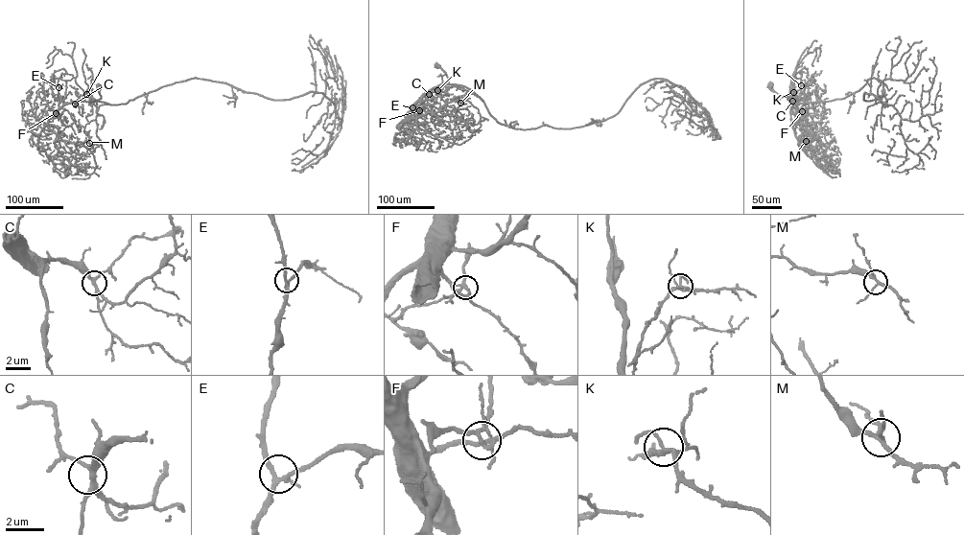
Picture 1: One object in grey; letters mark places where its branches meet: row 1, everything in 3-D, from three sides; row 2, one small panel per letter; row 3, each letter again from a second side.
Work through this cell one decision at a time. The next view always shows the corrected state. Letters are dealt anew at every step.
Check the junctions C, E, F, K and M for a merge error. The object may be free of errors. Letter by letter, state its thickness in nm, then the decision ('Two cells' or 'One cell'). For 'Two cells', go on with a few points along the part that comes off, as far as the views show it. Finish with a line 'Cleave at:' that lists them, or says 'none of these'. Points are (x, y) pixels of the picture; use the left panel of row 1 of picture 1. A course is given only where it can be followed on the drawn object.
C: Thickness 260 nm. One cell
E: Thickness 220 nm. One cell
F: Thickness 200 nm. Two cells
K: Thickness 200 nm. One cell
M: Thickness 200 nm. One cell
Cleave at: F

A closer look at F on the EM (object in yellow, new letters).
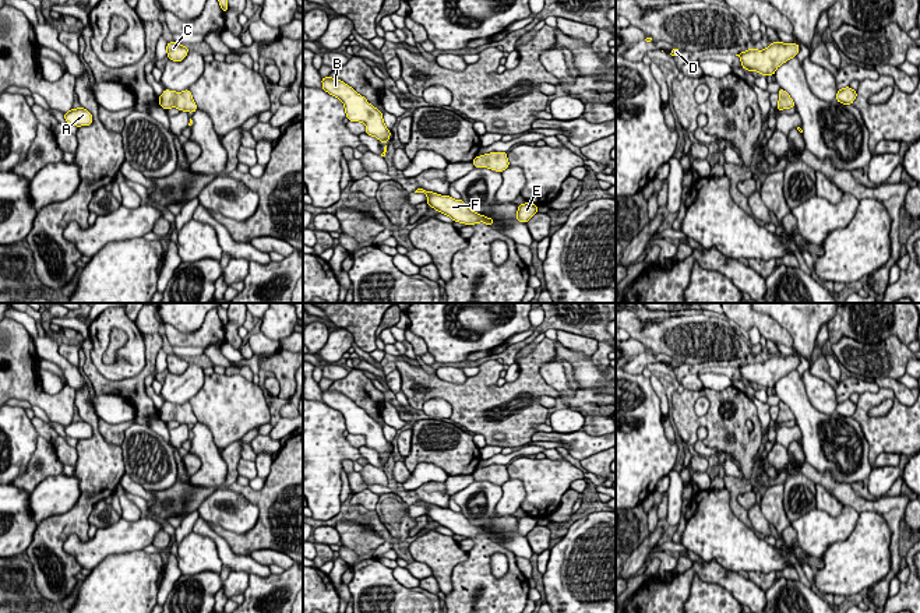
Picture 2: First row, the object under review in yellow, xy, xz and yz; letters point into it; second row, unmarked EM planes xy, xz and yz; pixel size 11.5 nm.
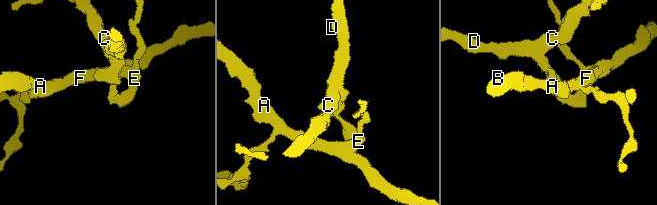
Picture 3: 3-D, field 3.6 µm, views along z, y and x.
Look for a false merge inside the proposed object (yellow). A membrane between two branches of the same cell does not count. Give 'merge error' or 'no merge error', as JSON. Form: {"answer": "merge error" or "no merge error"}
{"answer": "merge error"}

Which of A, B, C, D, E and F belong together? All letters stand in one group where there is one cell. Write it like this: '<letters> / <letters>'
A B E F / C D

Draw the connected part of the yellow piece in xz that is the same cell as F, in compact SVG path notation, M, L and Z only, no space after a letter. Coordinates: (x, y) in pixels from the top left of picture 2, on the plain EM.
M417 501L415 505L424 505L427 508L426 515L438 525L448 528L454 535L461 535L466 538L484 535L489 539L493 538L493 531L487 531L473 525L462 512L454 512L448 507L440 508L423 501Z

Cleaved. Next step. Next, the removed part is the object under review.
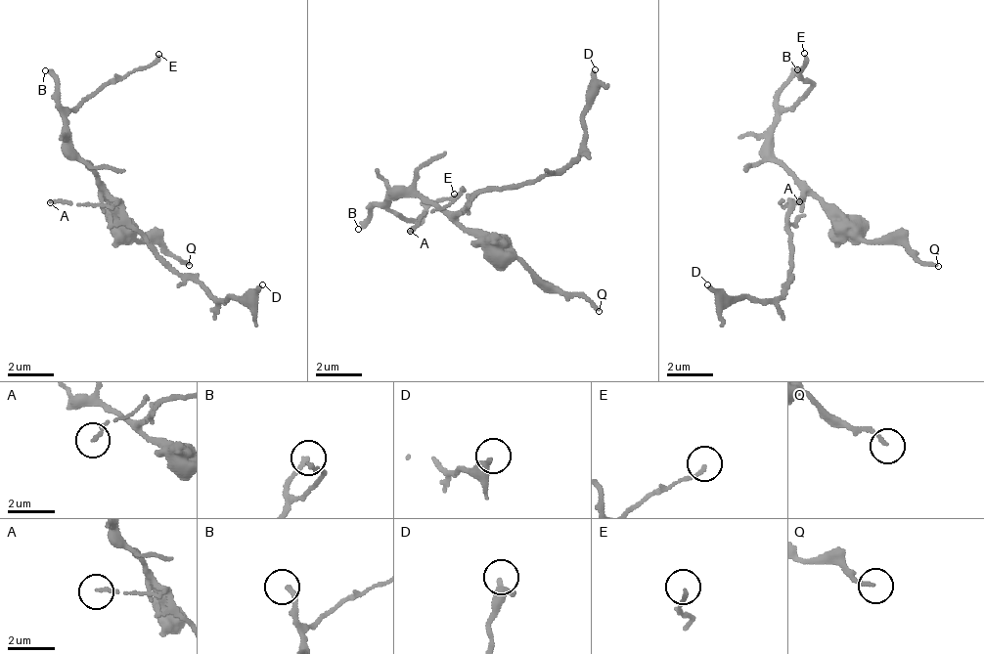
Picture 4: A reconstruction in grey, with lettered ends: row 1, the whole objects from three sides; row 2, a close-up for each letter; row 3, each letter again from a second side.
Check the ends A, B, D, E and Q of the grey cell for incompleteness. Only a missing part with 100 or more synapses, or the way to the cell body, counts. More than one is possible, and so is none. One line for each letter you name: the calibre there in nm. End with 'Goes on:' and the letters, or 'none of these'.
B: calibre 200 nm
Goes on: B

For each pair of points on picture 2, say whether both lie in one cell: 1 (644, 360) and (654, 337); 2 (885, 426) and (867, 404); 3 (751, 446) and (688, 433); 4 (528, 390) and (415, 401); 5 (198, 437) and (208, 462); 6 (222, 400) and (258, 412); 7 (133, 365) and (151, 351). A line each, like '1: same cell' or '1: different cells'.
1: different cells
2: same cell
3: same cell
4: same cell
5: same cell
6: same cell
7: different cells

